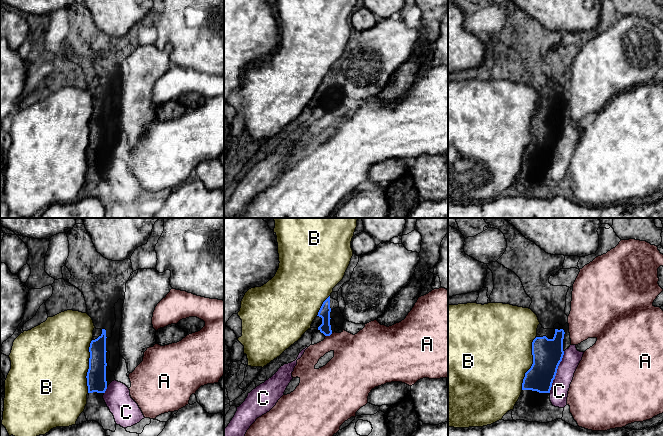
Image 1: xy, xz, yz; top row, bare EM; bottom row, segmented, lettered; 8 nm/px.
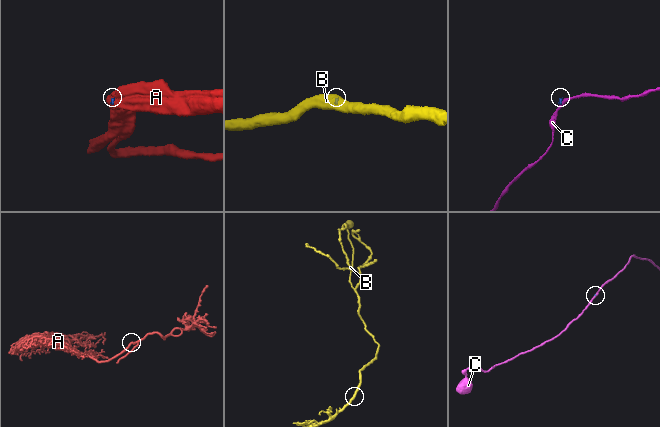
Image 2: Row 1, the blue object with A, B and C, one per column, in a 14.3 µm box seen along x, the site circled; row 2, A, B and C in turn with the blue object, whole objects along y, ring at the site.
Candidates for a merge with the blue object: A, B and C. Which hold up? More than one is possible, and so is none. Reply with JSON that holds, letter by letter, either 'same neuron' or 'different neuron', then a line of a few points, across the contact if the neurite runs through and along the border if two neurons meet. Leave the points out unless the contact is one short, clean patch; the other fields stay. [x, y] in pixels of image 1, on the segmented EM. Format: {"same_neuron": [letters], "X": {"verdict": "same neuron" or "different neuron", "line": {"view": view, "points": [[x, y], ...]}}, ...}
{"same_neuron": [], "A": {"verdict": "different neuron", "line": {"view": "xz", "points": [[332, 333], [326, 336]]}}, "B": {"verdict": "different neuron"}, "C": {"verdict": "different neuron", "line": {"view": "yz", "points": [[564, 351], [549, 392]]}}}

